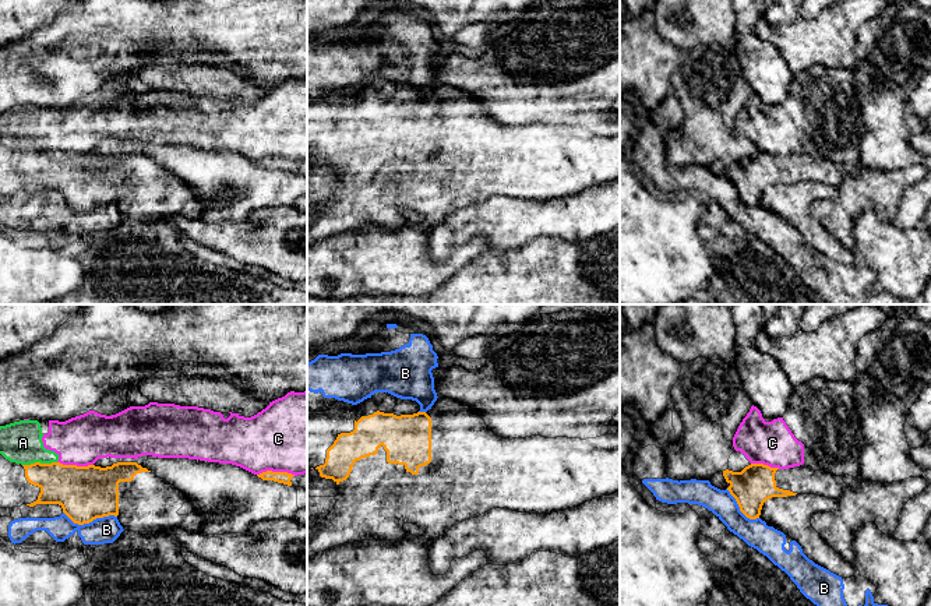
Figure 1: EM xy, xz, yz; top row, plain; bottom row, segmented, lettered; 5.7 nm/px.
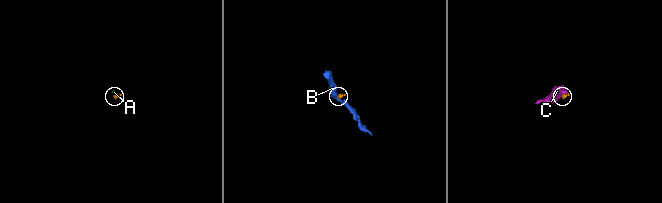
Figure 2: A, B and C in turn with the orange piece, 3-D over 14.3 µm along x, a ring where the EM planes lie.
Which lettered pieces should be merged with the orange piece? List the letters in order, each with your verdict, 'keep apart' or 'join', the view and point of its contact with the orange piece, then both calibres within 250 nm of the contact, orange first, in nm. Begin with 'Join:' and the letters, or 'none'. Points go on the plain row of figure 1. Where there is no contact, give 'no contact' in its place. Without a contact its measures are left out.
Join: none
A: keep apart; meets orange in xy at (39, 150); 260 nm thick on the orange side, 240 nm on the other
B: keep apart; meets orange in xy at (90, 208); 320 nm thick on the orange side, 150 nm on the other
C: keep apart; meets orange in xy at (277, 159); 70 nm thick on the orange side, 460 nm on the other

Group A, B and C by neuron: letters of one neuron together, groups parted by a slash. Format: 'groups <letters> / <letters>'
groups A C / B

